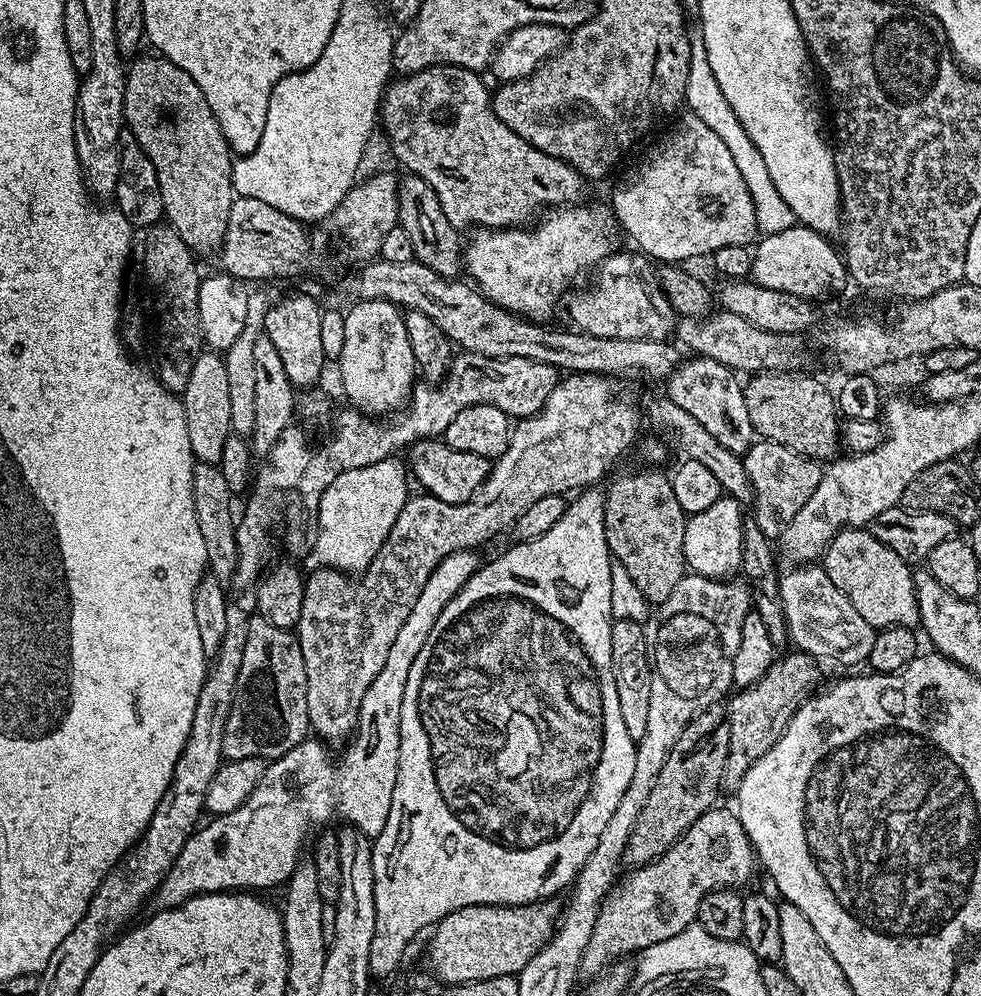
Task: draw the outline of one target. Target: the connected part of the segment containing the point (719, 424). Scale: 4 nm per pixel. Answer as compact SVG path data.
M705 356L688 359L685 359L668 377L666 381L667 399L682 406L686 414L698 418L698 422L702 422L702 426L706 426L706 431L713 438L718 438L718 442L726 450L743 457L754 443L754 433L750 424L749 411L746 410L744 389L741 381L736 381L737 373L733 369L722 366L722 362L714 362Z

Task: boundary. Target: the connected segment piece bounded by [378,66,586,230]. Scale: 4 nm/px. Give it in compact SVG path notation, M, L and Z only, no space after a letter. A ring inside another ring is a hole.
M437 66L435 68L424 68L421 72L416 72L412 76L400 76L389 83L384 90L384 98L380 102L378 120L382 125L382 132L384 128L385 134L388 135L388 144L392 147L397 162L411 175L430 182L434 194L438 194L438 202L442 202L442 214L446 214L446 218L450 218L450 226L454 226L458 230L465 230L464 228L468 228L467 230L479 230L481 228L524 226L535 221L549 206L571 206L577 203L583 197L580 195L584 192L584 184L586 185L585 177L573 170L566 162L542 154L542 150L530 146L530 142L526 142L526 138L518 138L518 134L514 134L514 130L510 130L510 126L506 126L506 122L502 122L502 118L498 118L498 114L494 114L490 88L488 92L487 86L480 81L480 78L482 78L480 72L472 72L469 68Z

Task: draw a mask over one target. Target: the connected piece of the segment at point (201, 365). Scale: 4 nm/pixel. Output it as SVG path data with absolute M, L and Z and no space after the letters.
M201 351L194 362L190 378L182 393L186 430L190 434L190 450L202 464L219 465L228 436L233 435L230 422L230 385L226 382L226 366L221 353Z

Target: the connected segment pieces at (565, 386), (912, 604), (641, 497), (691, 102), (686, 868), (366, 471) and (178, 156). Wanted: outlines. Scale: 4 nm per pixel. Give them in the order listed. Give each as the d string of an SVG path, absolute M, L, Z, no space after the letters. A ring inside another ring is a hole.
M573 372L565 375L540 412L515 421L506 450L501 456L495 457L492 472L487 482L481 486L479 495L486 498L487 503L501 500L510 506L516 507L517 504L517 509L522 510L526 506L534 506L538 498L569 494L572 491L575 493L577 490L599 485L599 480L611 470L612 463L635 442L640 420L642 424L641 413L640 416L636 413L636 408L630 401L616 396L616 388L608 380L611 379L599 372ZM519 480L528 480L529 486L536 489L532 493L523 492L516 485Z
M863 527L841 529L825 549L822 566L830 582L834 582L846 598L850 598L850 606L854 606L854 610L858 610L872 628L915 629L919 625L920 611L913 569L871 531Z
M660 470L624 472L604 497L604 529L608 551L613 560L626 566L634 586L642 590L649 605L658 606L674 594L674 586L686 575L683 534L686 513L674 498L672 481Z
M699 34L691 37L690 46L690 74L686 74L686 90L684 98L687 111L694 113L722 142L726 142L726 147L730 150L730 155L734 157L734 163L742 174L742 182L746 182L746 190L750 190L750 202L754 202L754 218L757 229L764 236L778 234L779 231L788 230L798 224L796 215L786 206L782 194L778 194L773 180L770 178L770 170L766 170L766 161L762 159L762 154L758 154L758 146L750 142L750 134L742 130L742 122L738 122L738 114L730 110L730 102L726 102L726 94L722 94L722 89L718 87L718 78L714 78L714 70L710 70L710 58L706 58L706 46L704 39Z
M714 806L706 814L702 814L702 818L698 818L698 822L694 822L686 830L686 834L682 834L682 838L678 842L674 842L674 846L670 846L670 850L666 850L666 854L659 856L654 862L644 864L641 868L631 869L627 874L628 877L621 879L619 883L613 887L605 900L600 904L598 910L598 922L594 922L594 930L590 934L590 942L586 945L586 951L582 953L582 962L580 963L580 976L586 978L595 978L608 967L609 964L617 963L621 958L628 958L628 955L639 954L644 949L654 946L658 942L666 942L666 938L674 938L674 934L682 934L687 932L690 925L697 923L696 915L698 914L698 906L702 902L702 898L706 898L706 894L710 894L719 888L735 888L739 889L740 884L744 884L752 876L752 871L758 868L758 857L752 847L750 838L746 834L746 830L742 826L742 822L736 817L735 811L731 807L720 808Z
M396 456L374 462L374 466L361 466L359 470L338 474L320 499L318 530L310 560L324 570L345 574L365 572L382 550L390 530L394 530L394 522L398 522L398 514L402 514L402 506L410 498L408 480L410 484L409 469L405 461Z
M159 54L151 55L141 55L127 65L124 78L124 122L127 131L134 134L138 146L146 150L146 158L154 162L158 190L162 190L164 220L193 253L215 253L224 242L226 226L230 222L230 206L234 199L234 153L222 134L222 126L218 126L218 118L214 118L214 110L210 110L210 102L206 102L206 94L198 90L198 82L194 82L194 78L190 78L182 66L174 66L174 62Z

